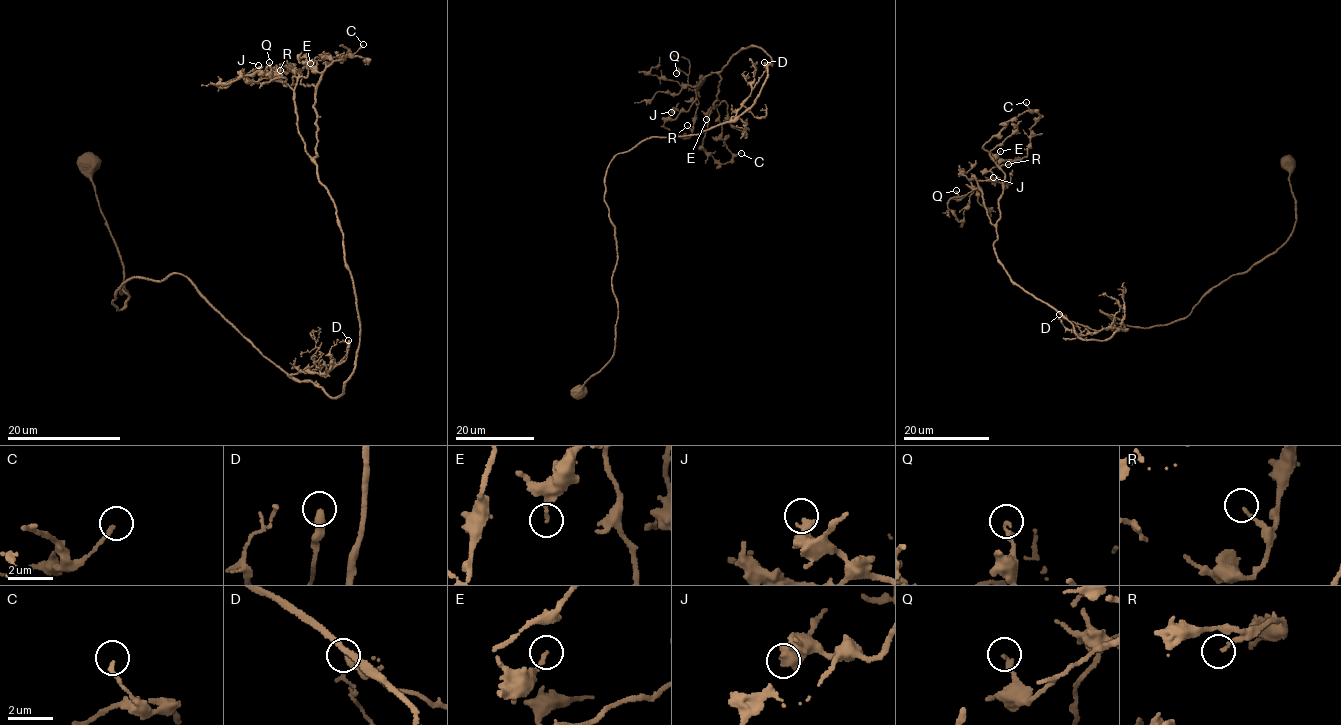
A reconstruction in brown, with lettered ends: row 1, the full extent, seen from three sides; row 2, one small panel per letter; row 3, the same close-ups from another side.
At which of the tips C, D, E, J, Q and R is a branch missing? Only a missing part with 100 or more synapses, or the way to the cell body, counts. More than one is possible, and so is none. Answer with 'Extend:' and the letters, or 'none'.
Extend: none

